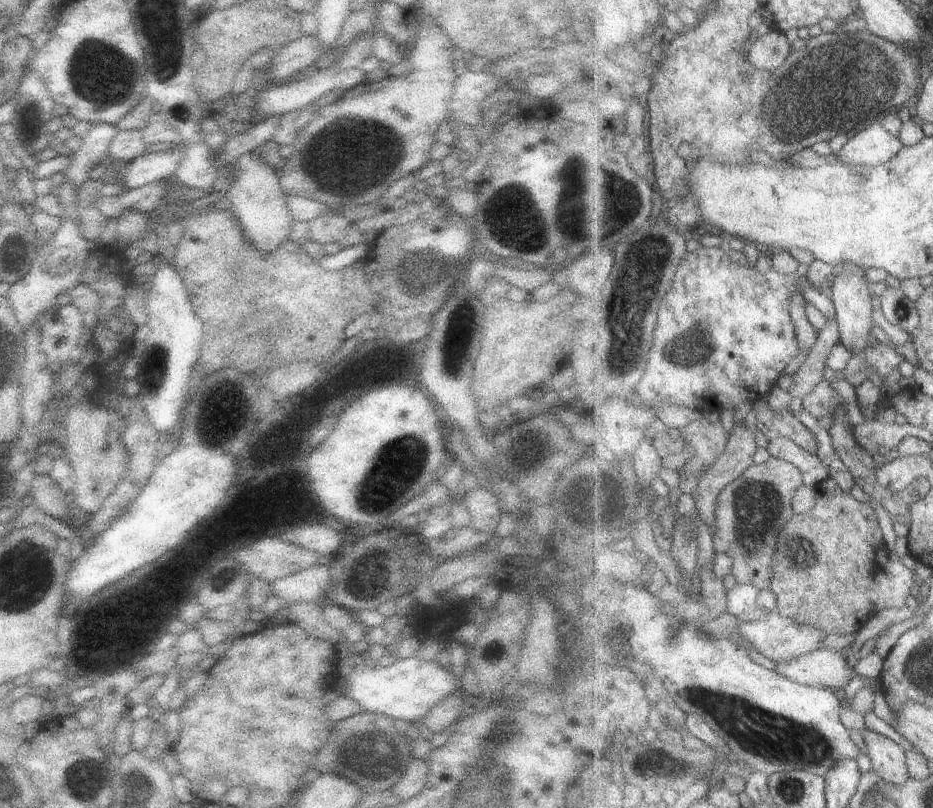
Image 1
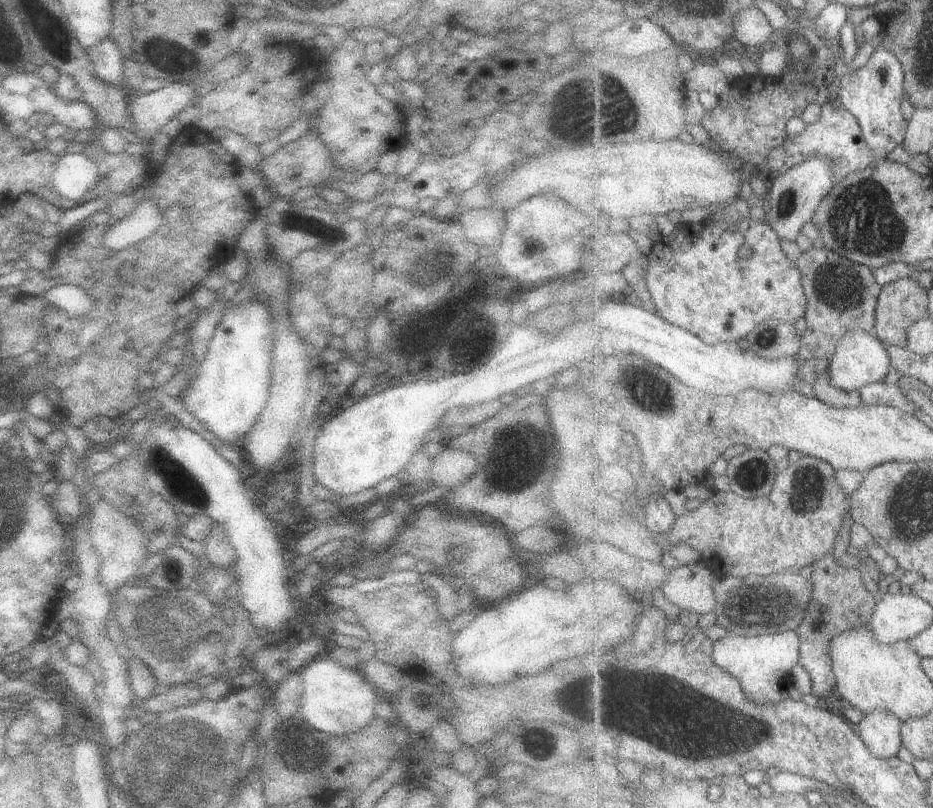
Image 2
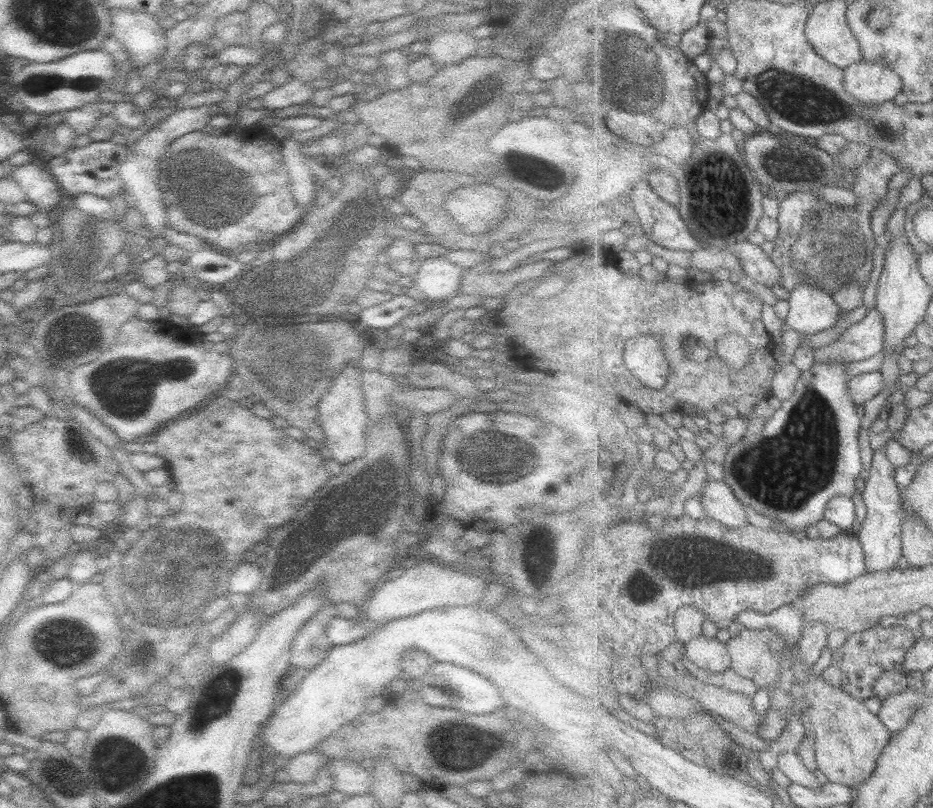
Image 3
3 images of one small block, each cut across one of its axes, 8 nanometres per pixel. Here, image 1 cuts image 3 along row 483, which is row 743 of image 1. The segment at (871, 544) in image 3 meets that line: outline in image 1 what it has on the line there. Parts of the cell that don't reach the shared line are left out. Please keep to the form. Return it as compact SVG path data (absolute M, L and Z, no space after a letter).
M866 729L862 736L866 744L872 770L881 781L905 785L910 780L907 751L883 734Z

